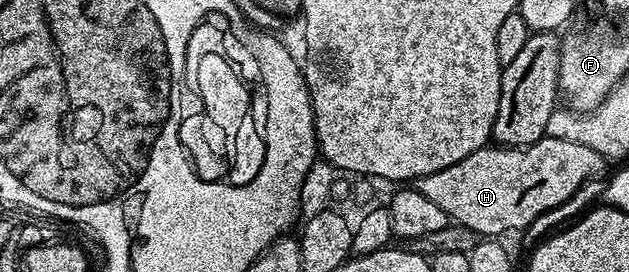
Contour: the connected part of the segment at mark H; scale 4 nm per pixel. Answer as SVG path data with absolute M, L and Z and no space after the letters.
M543 137L528 147L483 147L470 153L470 157L462 157L462 161L454 161L454 165L446 165L446 169L438 169L438 173L411 180L410 187L434 201L453 224L465 226L479 237L504 237L500 235L507 231L523 232L539 215L562 205L589 179L597 178L604 166L604 156L594 153L594 149L586 149L586 145Z

